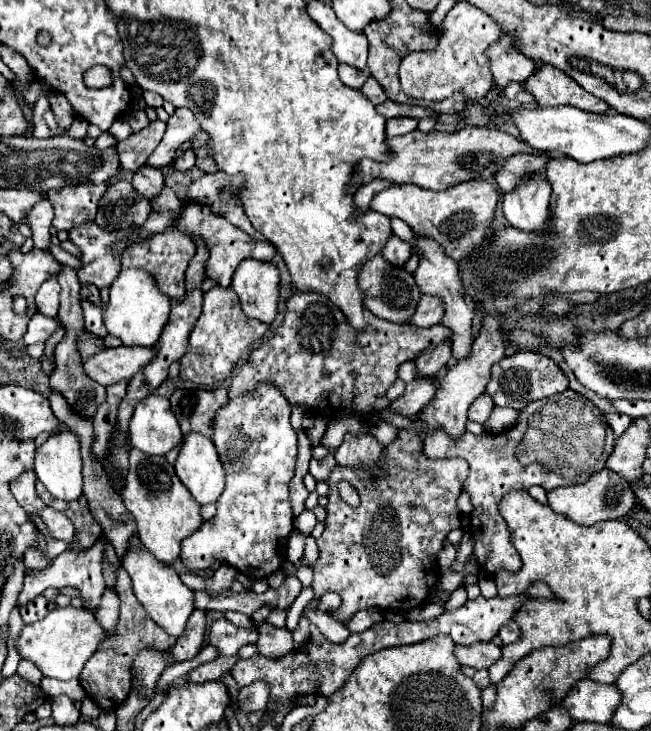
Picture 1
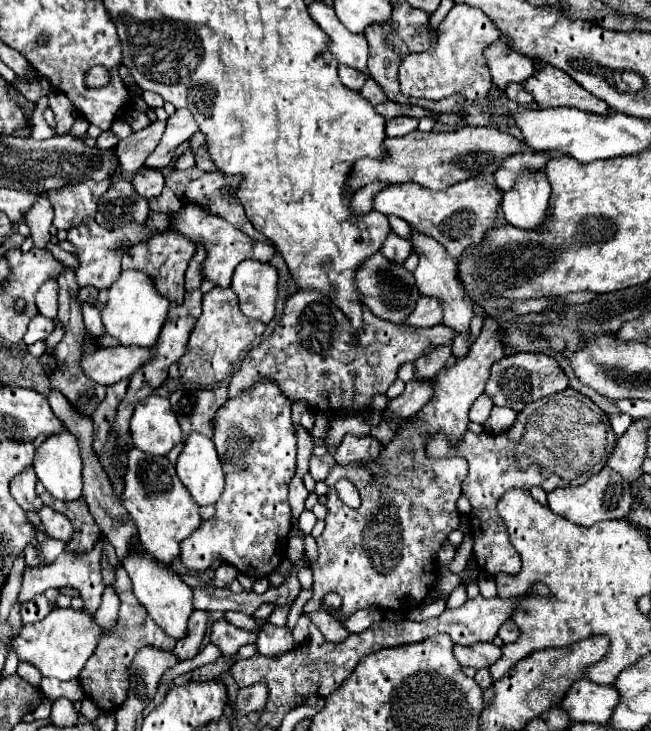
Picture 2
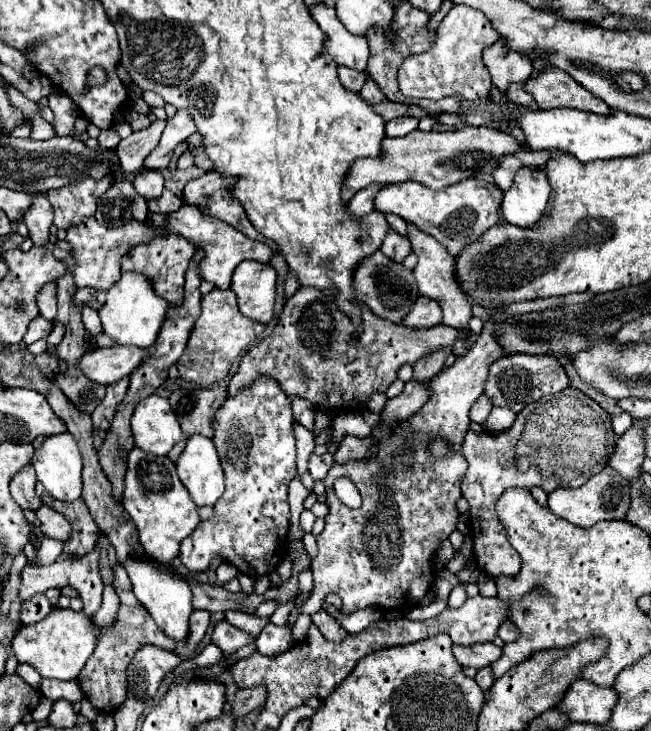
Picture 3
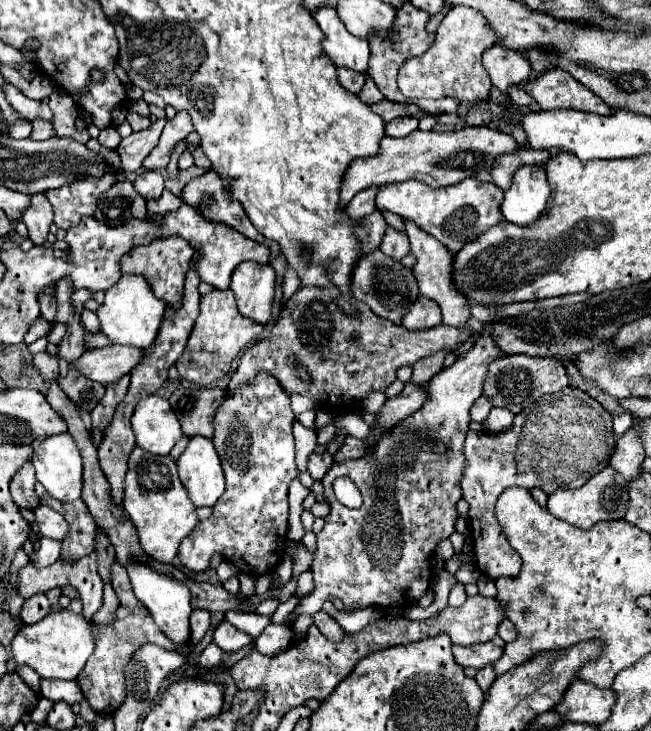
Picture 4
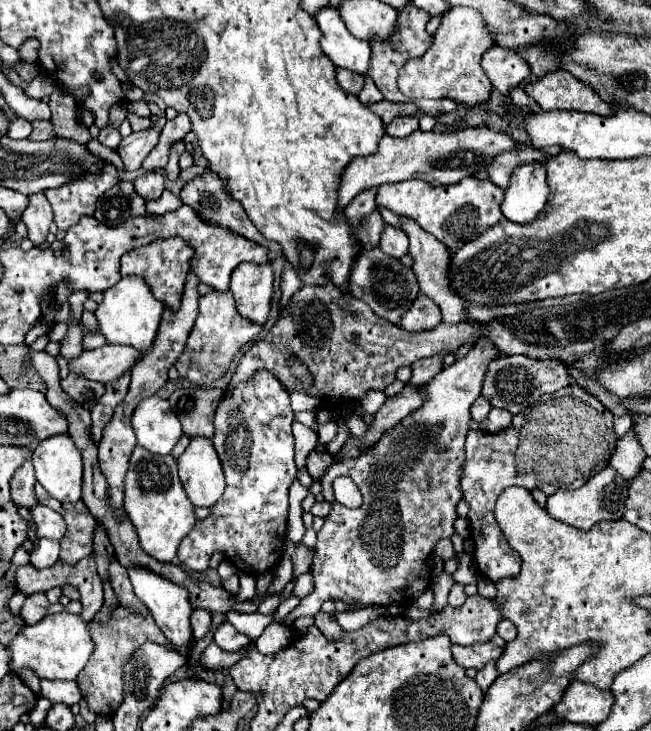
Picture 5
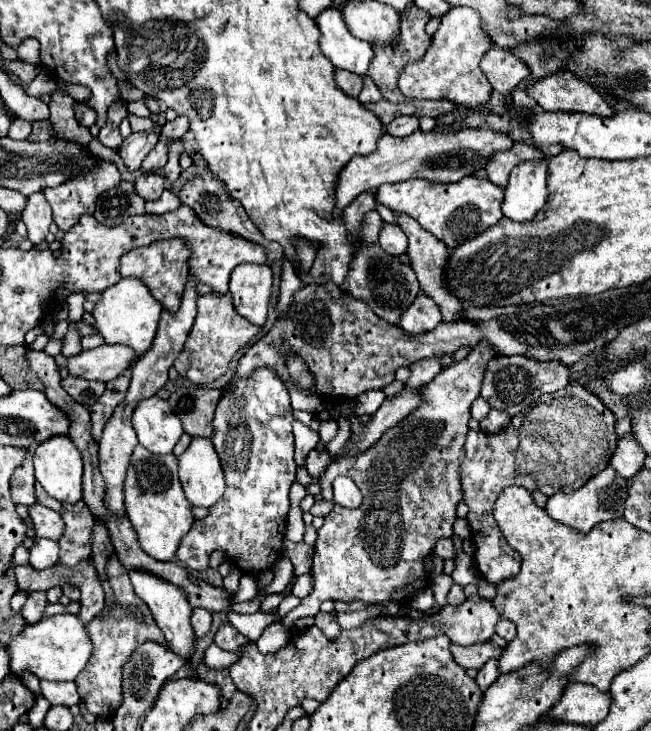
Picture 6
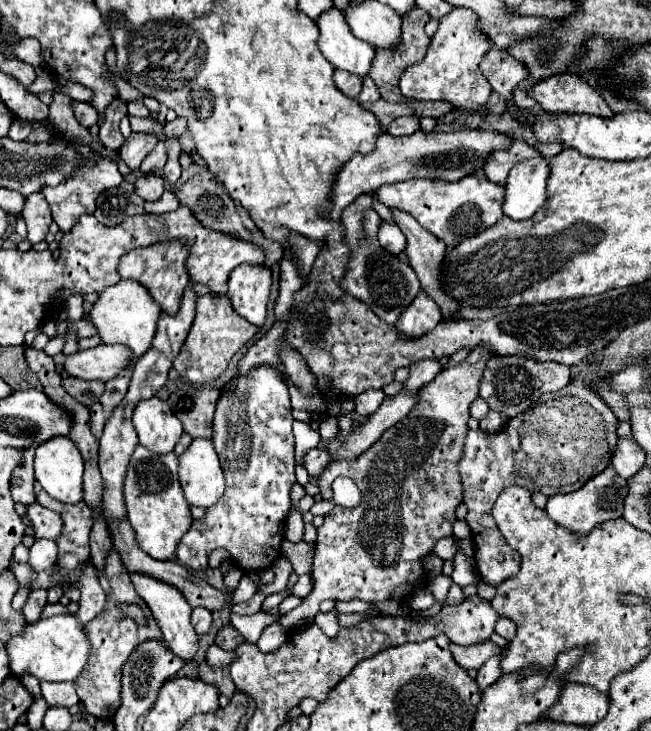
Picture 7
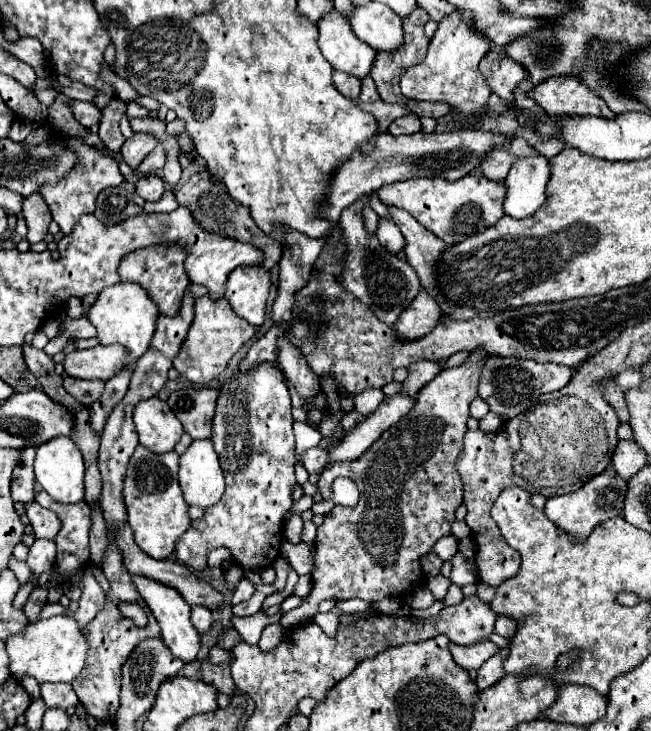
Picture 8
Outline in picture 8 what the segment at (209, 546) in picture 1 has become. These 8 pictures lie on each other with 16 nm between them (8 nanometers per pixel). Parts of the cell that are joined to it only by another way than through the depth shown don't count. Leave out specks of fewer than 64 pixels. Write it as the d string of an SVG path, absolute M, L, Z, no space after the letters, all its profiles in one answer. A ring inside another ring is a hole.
M258 364L252 372L240 376L234 374L226 384L220 388L216 414L212 422L212 444L220 458L226 490L218 504L206 510L204 518L192 520L188 532L178 540L174 558L192 570L204 570L208 564L208 554L214 548L228 548L232 560L244 570L262 570L268 568L280 556L280 544L284 538L284 516L292 508L292 488L296 484L294 478L294 434L292 434L292 414L290 414L290 394L284 376L272 364Z

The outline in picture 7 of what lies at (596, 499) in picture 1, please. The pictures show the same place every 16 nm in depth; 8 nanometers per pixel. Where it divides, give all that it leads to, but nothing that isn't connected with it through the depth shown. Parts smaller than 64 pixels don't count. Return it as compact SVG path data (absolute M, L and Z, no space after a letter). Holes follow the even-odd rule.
M608 466L606 470L602 470L600 474L590 478L580 490L574 490L574 492L568 492L568 494L550 496L548 504L546 504L546 512L548 512L548 516L554 522L558 522L558 524L562 524L562 526L586 536L596 524L622 516L626 492L628 492L626 480L620 478L612 466Z

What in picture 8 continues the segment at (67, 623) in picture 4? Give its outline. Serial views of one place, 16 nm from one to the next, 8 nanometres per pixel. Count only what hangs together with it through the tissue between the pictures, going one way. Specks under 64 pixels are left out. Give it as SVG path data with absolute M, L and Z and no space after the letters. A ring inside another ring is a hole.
M52 616L26 626L26 634L10 636L6 642L6 652L10 656L10 672L16 680L24 676L34 676L42 682L72 682L84 668L88 656L88 642L82 628L72 616Z

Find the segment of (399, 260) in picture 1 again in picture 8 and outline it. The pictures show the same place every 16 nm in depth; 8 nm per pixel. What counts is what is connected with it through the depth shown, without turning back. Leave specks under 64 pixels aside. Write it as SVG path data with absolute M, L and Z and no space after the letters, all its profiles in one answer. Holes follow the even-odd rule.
M380 220L380 228L378 228L378 240L380 244L392 252L392 254L398 254L400 250L404 250L404 236L400 234L400 230L396 228L394 222L390 220Z

